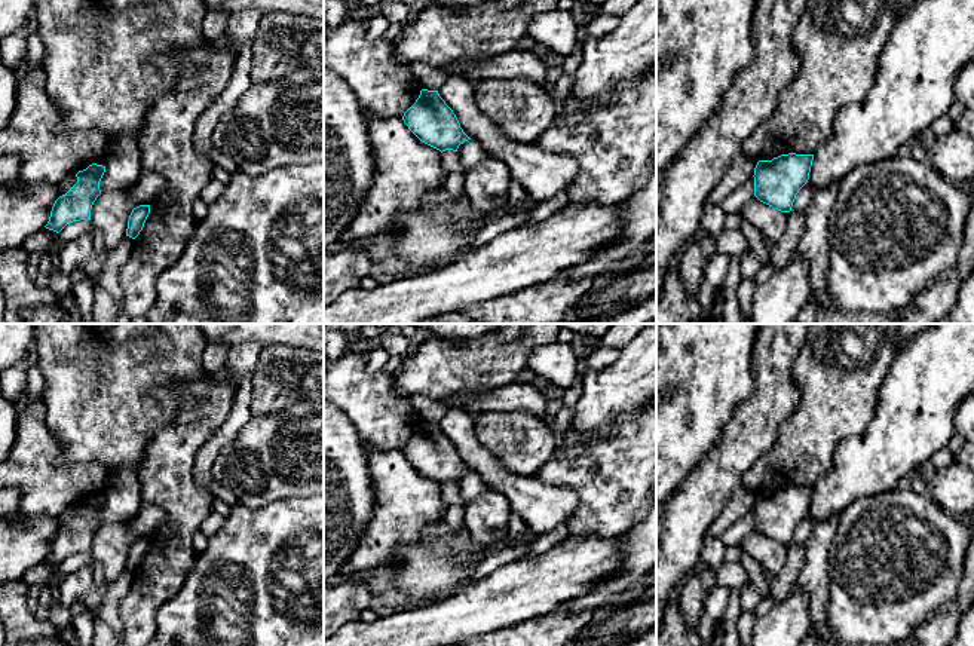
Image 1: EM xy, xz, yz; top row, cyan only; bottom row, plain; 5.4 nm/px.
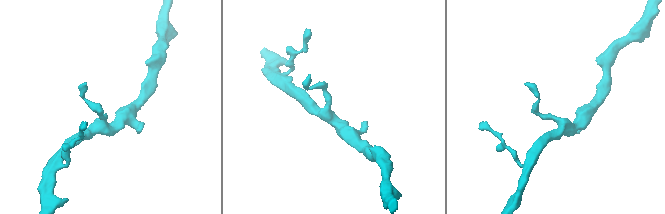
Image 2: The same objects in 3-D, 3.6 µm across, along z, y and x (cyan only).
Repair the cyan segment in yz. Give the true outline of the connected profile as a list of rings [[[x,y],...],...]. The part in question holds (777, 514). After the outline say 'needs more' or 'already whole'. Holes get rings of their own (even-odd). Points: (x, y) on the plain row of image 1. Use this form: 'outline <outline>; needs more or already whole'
outline [[[781,487],[759,493],[754,500],[754,529],[778,542],[790,545],[796,527],[808,515],[814,487]]]; already whole

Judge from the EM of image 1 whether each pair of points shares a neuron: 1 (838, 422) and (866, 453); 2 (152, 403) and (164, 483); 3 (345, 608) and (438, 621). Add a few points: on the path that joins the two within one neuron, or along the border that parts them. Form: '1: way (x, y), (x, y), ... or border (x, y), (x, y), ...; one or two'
1: border (875, 410), (861, 434), (838, 444), (833, 467); two
2: border (180, 406), (175, 418), (155, 434), (143, 464); two
3: border (358, 620), (346, 622), (339, 630); two

